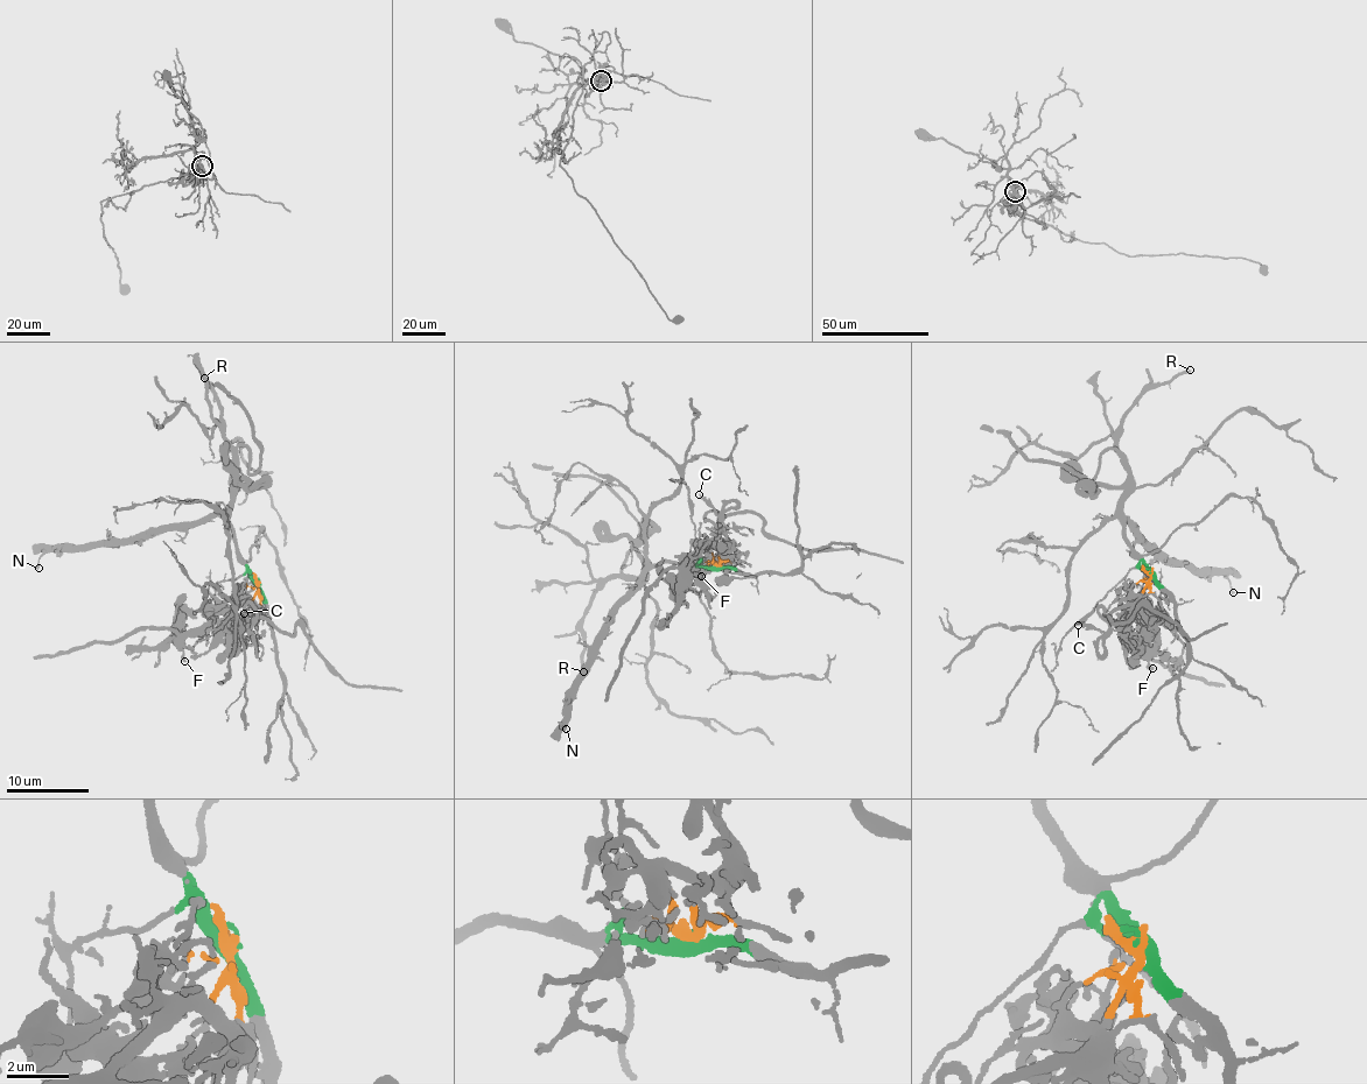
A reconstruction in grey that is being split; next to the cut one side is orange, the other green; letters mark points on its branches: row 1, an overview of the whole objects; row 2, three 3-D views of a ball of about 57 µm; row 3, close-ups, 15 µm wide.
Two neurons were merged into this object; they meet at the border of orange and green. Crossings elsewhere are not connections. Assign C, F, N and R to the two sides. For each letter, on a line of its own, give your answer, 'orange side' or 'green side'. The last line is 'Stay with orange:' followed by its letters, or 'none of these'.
C: orange side
F: orange side
N: green side
R: green side
Stay with orange: C, F

